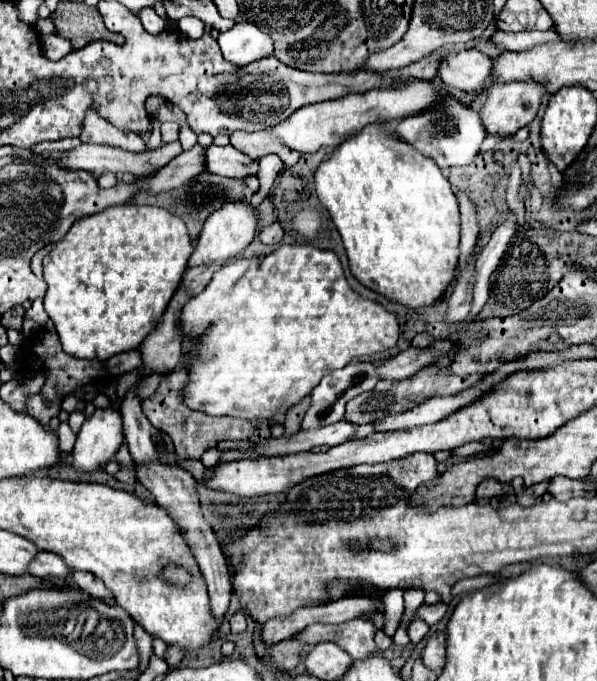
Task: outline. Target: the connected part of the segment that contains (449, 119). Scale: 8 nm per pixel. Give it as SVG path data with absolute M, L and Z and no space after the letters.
M448 96L446 100L438 100L438 104L434 104L434 108L426 108L426 112L398 120L394 132L402 140L414 144L414 148L418 148L424 156L434 158L440 168L468 166L478 156L480 144L486 138L486 128L482 124L480 112L472 106L458 104L458 100L454 100L452 96Z

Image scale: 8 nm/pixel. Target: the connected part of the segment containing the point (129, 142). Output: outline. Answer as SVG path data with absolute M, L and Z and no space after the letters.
M90 108L90 112L86 112L84 130L80 134L80 140L90 142L90 144L108 144L108 146L116 146L122 150L130 150L130 152L146 150L146 144L138 134L114 128L108 120L98 116L98 112L94 108Z

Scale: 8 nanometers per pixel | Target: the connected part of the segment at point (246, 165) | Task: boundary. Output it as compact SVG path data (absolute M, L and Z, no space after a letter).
M214 144L206 146L204 164L208 172L230 178L244 178L248 174L256 174L258 170L258 164L240 150L236 150L234 146L214 146Z

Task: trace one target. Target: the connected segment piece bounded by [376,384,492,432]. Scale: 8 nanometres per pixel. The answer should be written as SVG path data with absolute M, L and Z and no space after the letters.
M484 384L480 388L468 388L462 390L460 394L454 396L438 396L438 398L430 398L420 406L414 406L412 410L404 412L404 414L396 414L396 416L386 416L382 420L378 420L378 432L392 432L392 430L400 430L400 428L412 428L412 426L420 426L420 424L432 424L438 422L442 418L446 418L448 414L456 412L458 408L464 408L466 404L474 402L474 398L486 394L490 390L492 384Z

